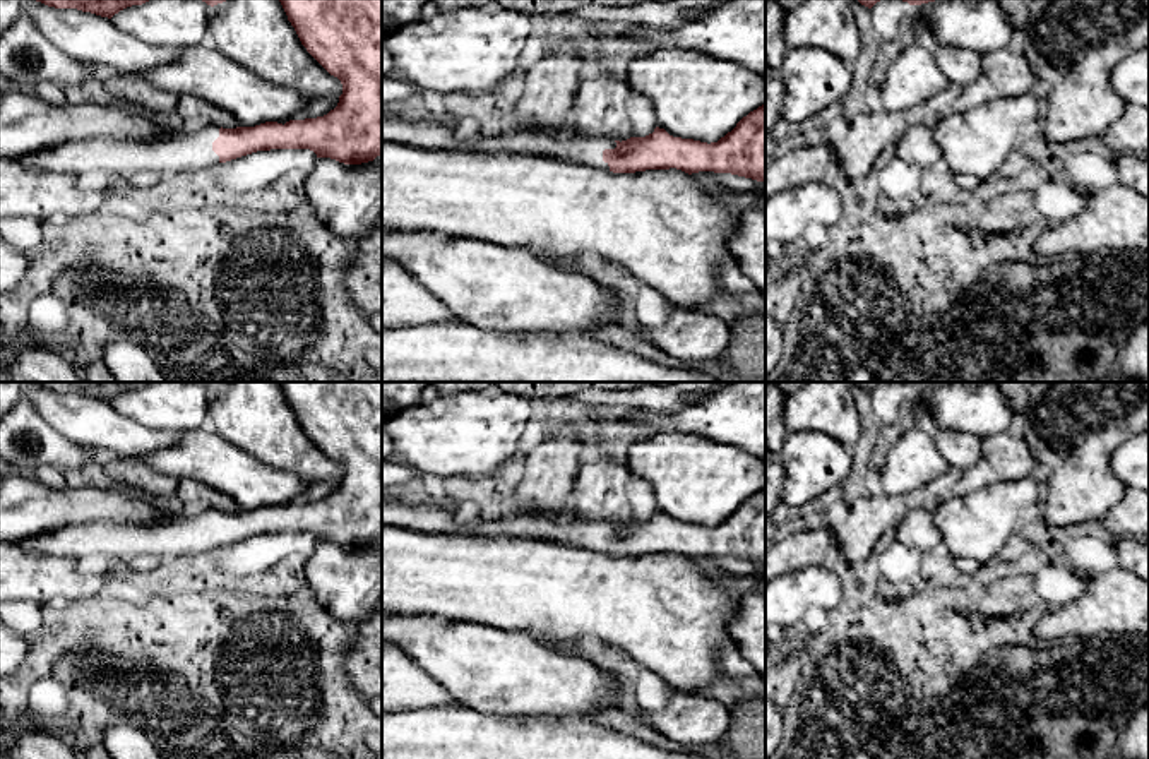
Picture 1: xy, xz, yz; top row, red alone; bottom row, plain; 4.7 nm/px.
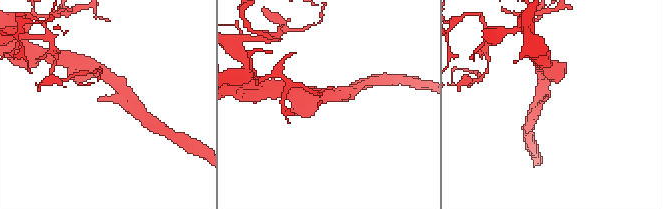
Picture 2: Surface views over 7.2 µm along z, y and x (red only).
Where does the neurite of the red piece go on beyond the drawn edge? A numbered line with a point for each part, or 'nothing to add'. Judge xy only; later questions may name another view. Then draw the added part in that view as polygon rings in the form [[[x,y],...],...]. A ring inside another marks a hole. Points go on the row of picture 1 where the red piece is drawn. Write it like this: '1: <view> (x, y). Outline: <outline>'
1: xy (103, 158). Outline: [[[217,125],[195,132],[182,128],[152,140],[106,137],[70,140],[15,159],[29,168],[101,180],[116,178],[125,183],[139,171],[173,175],[219,163],[219,156],[212,151],[219,128]]]

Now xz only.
1: xz (435, 132). Outline: [[[435,111],[425,120],[406,120],[382,113],[382,140],[421,149],[469,151],[478,154],[529,154],[610,170],[603,161],[604,149],[615,149],[608,137],[579,137],[539,128],[493,130],[491,135],[457,137],[454,122]]]

